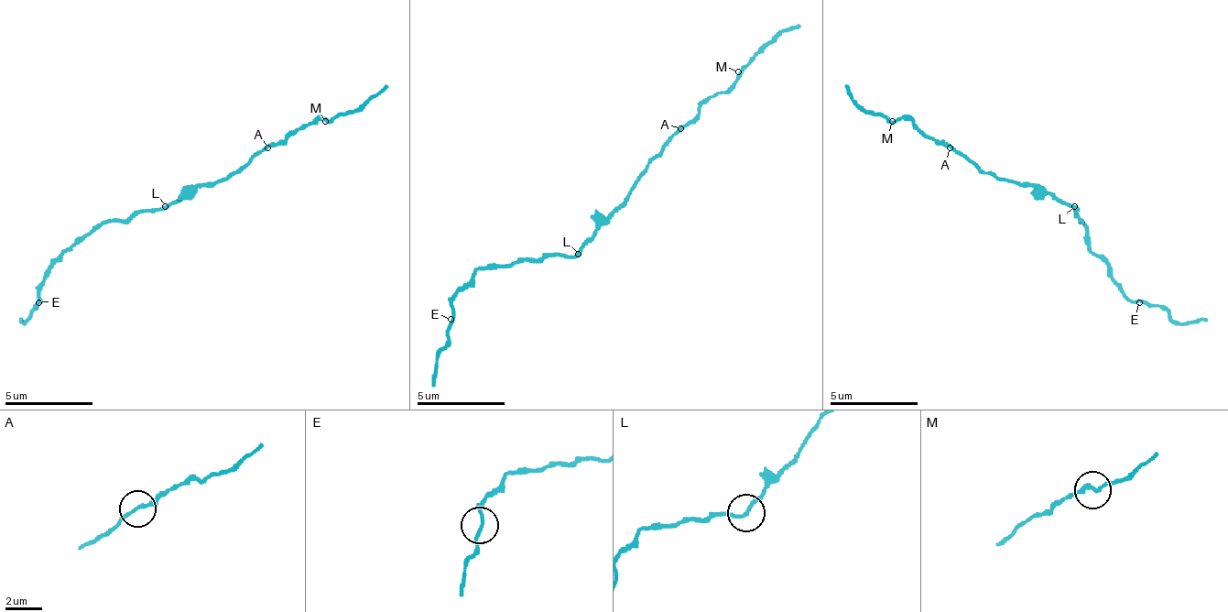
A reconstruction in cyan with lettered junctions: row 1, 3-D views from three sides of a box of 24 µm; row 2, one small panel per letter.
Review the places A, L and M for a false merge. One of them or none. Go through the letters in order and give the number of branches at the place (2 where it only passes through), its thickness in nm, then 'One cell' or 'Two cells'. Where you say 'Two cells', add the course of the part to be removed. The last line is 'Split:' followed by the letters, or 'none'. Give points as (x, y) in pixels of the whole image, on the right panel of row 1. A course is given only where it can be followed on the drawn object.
A: Branches: 2. Thickness 170 nm. One cell
L: Branches: 2. Thickness 170 nm. One cell
M: Branches: 2. Thickness 170 nm. One cell
Split: none

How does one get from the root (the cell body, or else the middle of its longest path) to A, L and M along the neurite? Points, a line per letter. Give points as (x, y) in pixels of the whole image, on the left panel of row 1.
A: (189, 191), (197, 187), (211, 187), (237, 174), (267, 147)
L: (189, 191), (179, 201), (167, 205)
M: (189, 191), (197, 187), (211, 187), (237, 174), (267, 147), (289, 138), (298, 130), (316, 121), (325, 121)

